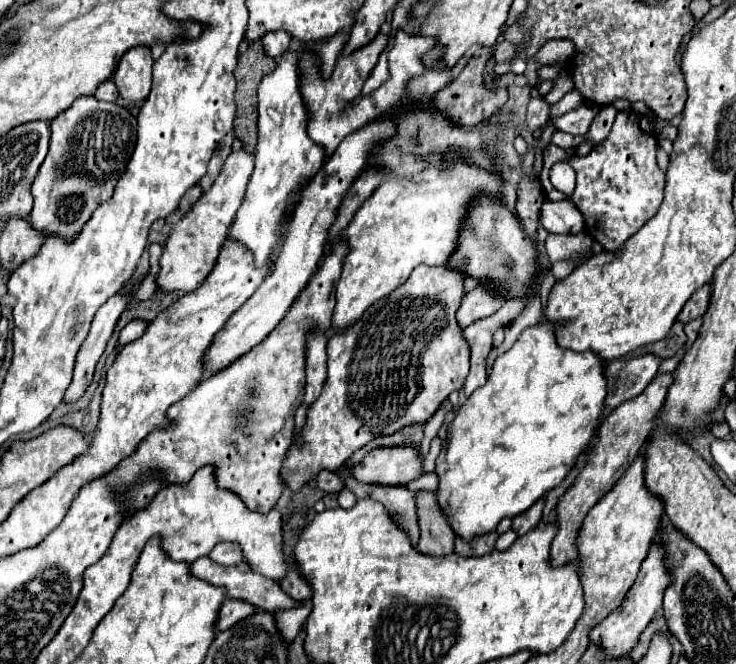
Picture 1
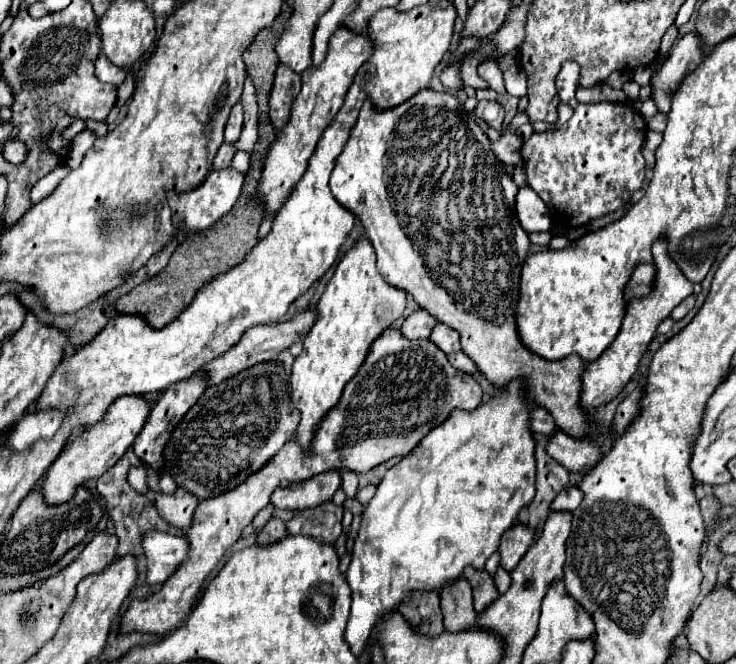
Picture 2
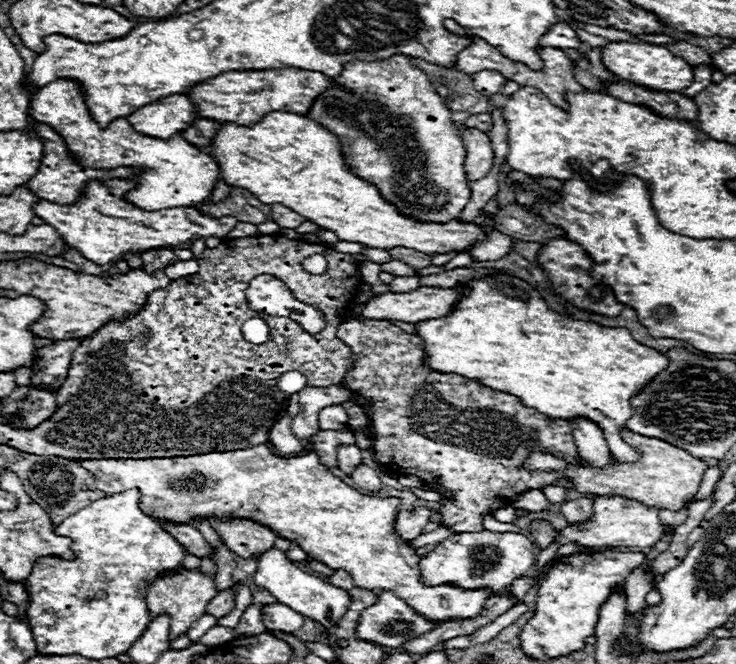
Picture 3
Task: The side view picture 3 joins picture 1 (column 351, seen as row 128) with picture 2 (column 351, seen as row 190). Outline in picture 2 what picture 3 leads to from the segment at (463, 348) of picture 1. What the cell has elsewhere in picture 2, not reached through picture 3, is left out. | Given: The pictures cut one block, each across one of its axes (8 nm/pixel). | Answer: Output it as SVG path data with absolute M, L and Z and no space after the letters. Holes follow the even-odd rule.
M392 328L384 330L384 334L380 338L376 338L376 342L372 344L368 358L362 364L360 372L346 384L338 406L324 416L324 420L314 436L312 450L304 452L300 446L296 446L296 440L288 440L282 446L282 450L276 454L276 458L268 460L268 466L264 466L264 470L258 470L256 474L252 474L252 478L246 478L246 482L236 486L236 490L218 494L216 498L204 498L198 502L196 514L192 518L192 526L188 528L188 534L186 534L188 544L190 544L186 562L182 562L176 568L172 578L168 578L168 582L164 582L158 592L150 594L144 600L130 602L128 610L124 612L124 616L120 620L120 632L128 634L128 632L136 630L136 632L144 632L144 634L166 634L166 632L172 632L174 628L178 628L182 624L184 616L192 610L204 578L214 570L214 566L226 554L226 550L234 542L240 540L242 530L254 520L254 516L264 506L270 504L270 494L274 488L280 486L282 480L302 482L306 478L312 478L316 474L330 472L330 470L352 470L358 474L368 472L394 456L410 454L432 428L440 426L450 416L452 410L456 410L456 408L474 410L480 406L480 400L482 400L482 388L478 386L478 382L470 374L456 370L448 362L446 354L440 348L436 348L430 340L406 340L400 334L400 330L392 330Z

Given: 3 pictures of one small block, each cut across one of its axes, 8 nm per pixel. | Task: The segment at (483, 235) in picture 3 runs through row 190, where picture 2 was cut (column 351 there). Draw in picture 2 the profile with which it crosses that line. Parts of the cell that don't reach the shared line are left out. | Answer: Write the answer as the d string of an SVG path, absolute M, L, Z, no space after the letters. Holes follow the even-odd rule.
M368 238L358 240L338 262L336 272L318 302L318 320L304 338L304 350L296 356L292 366L292 410L300 412L296 442L304 450L310 450L322 418L338 404L344 386L364 364L372 342L402 316L404 308L406 292L390 286L382 274L378 274L376 255Z

